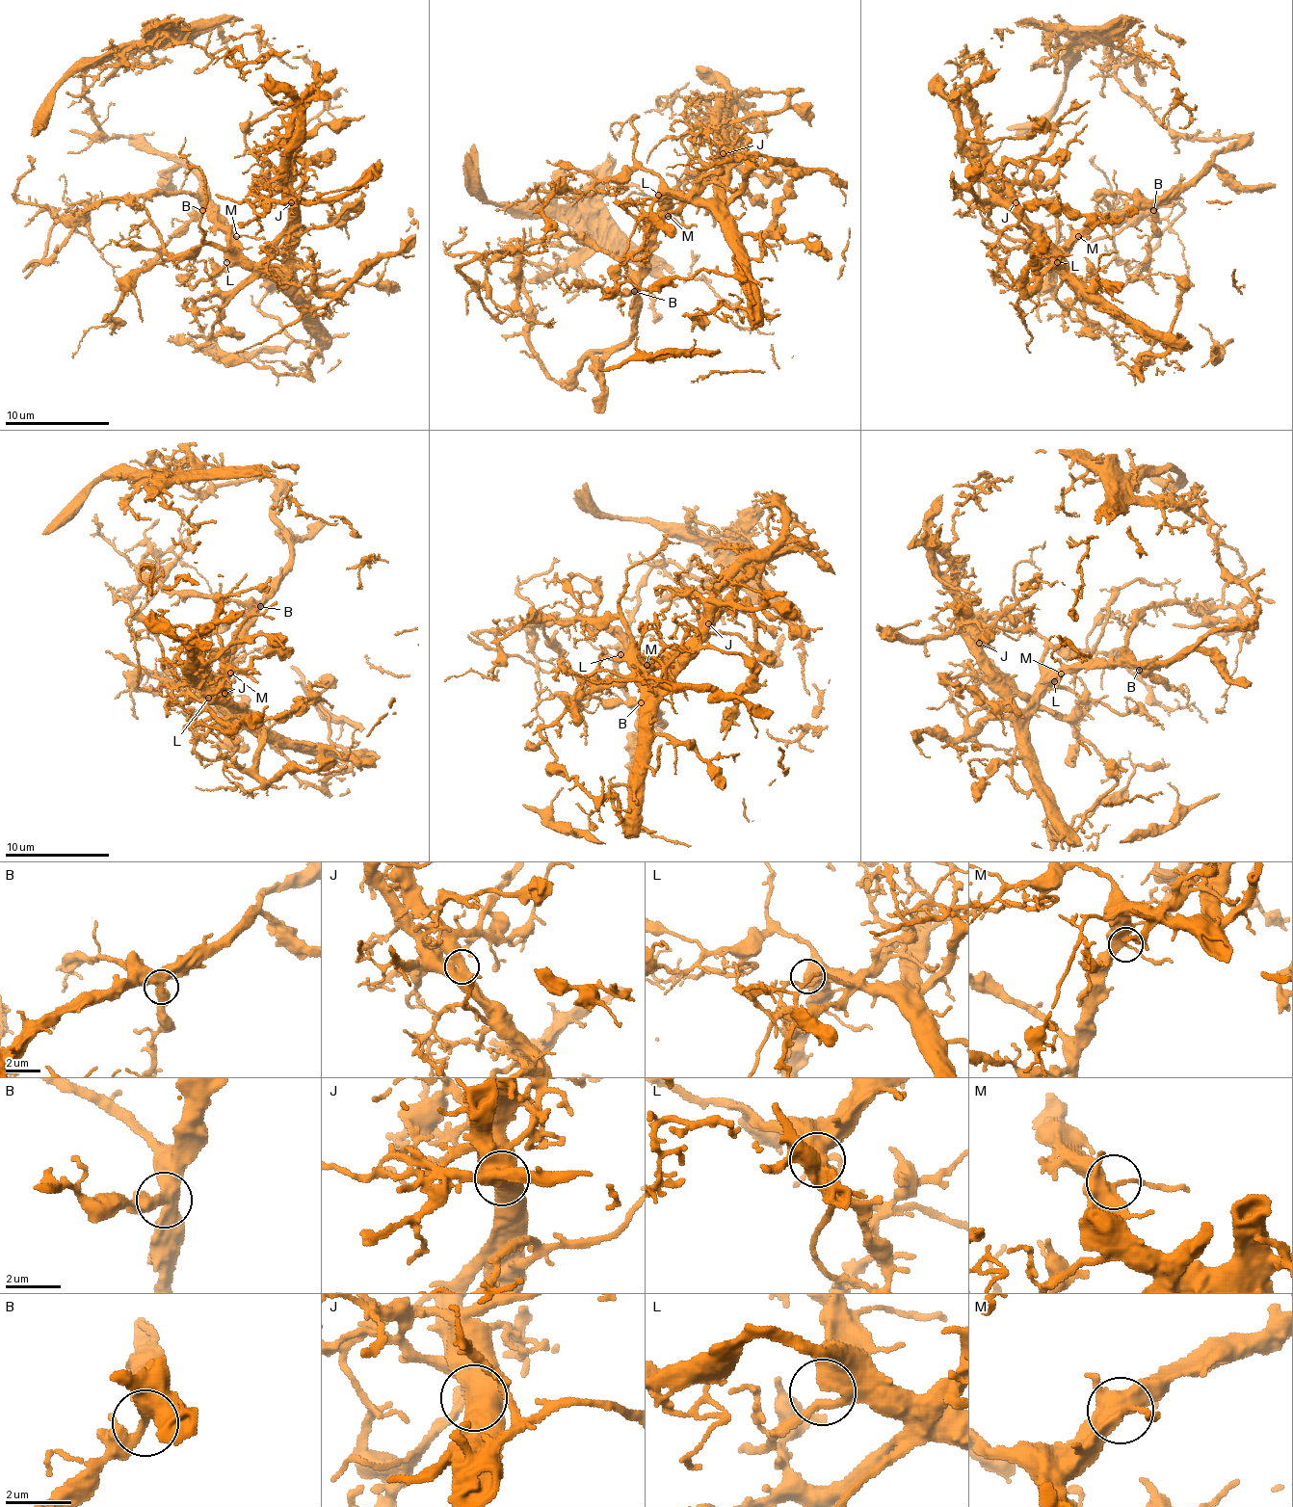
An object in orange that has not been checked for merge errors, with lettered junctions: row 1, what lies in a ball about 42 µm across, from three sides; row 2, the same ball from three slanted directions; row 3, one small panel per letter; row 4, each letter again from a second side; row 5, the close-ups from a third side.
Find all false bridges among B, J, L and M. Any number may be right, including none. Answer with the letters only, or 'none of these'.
J

